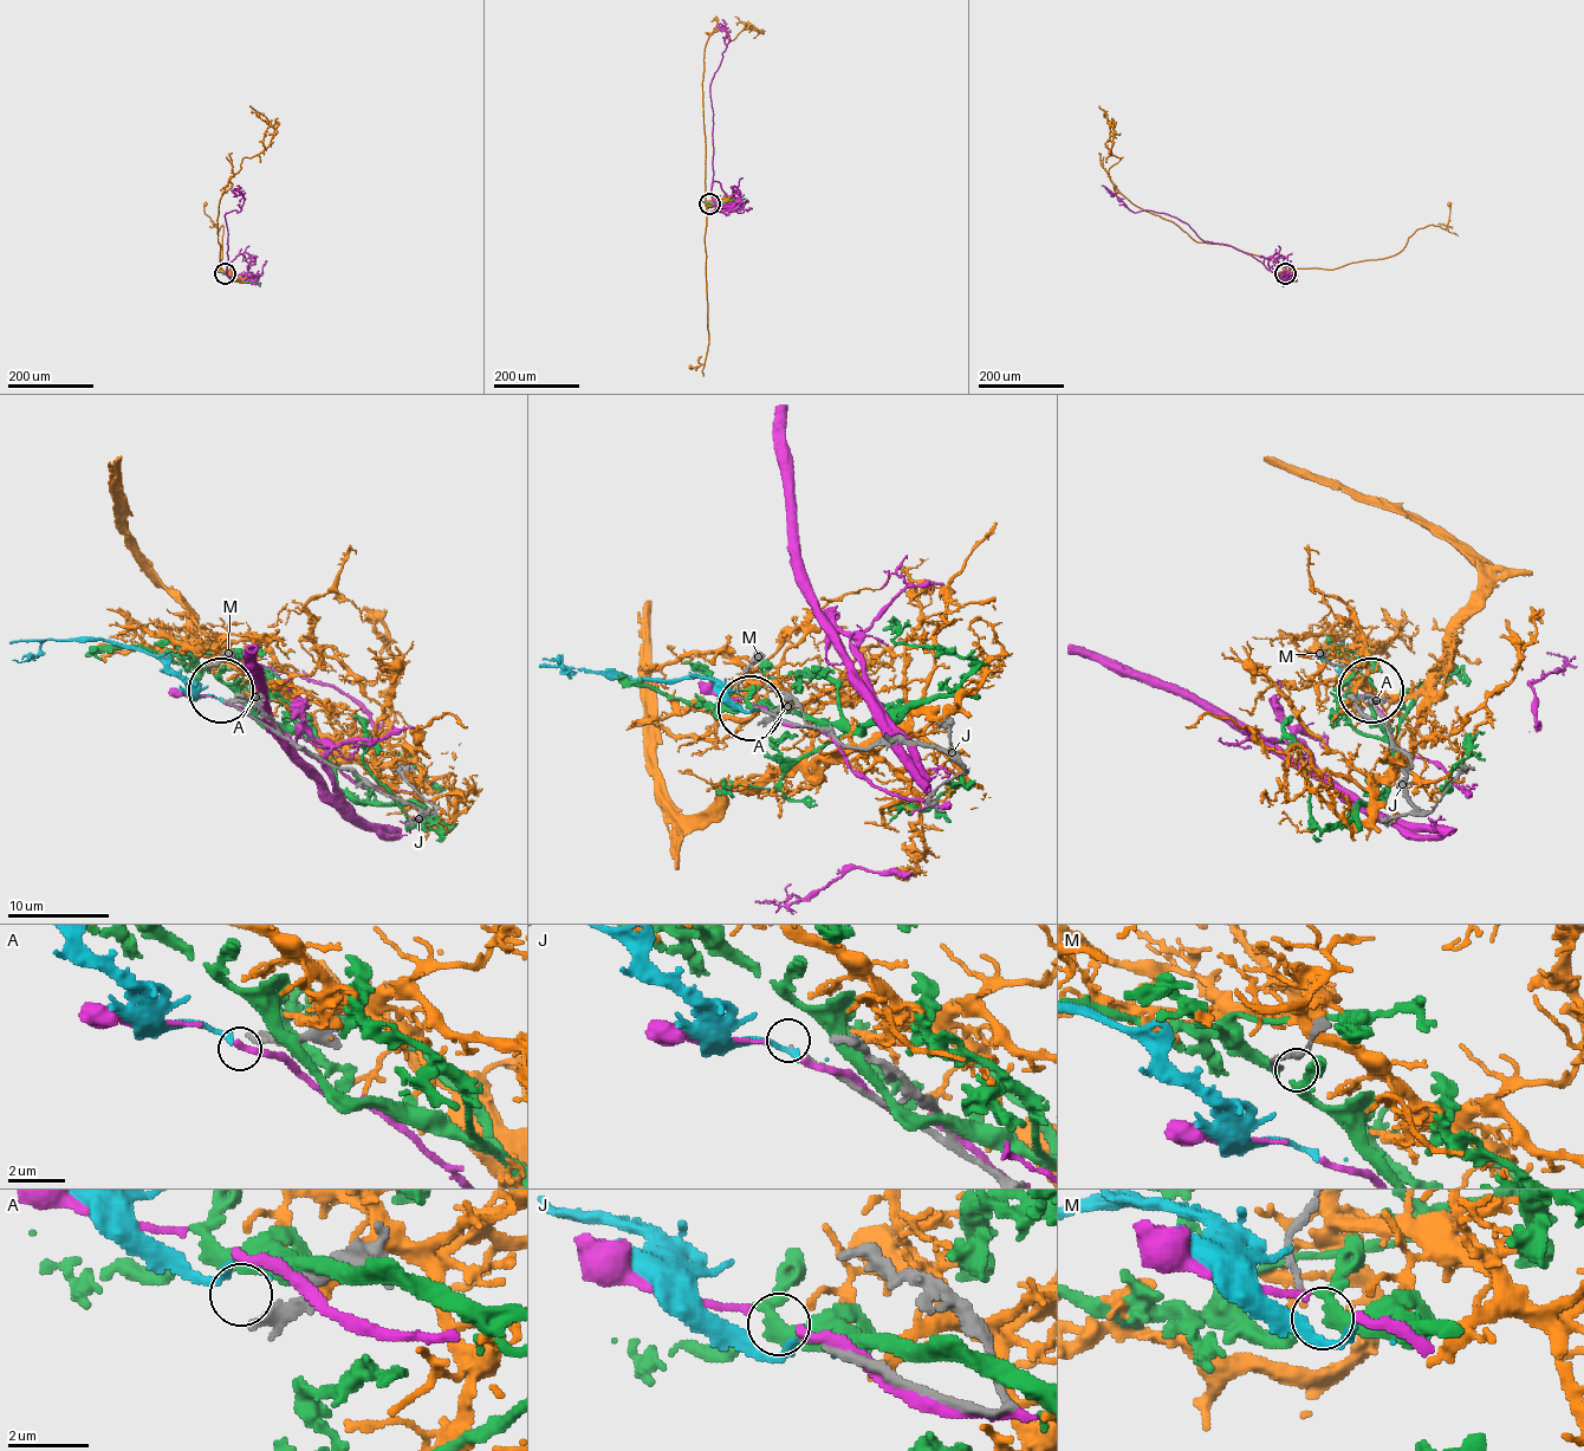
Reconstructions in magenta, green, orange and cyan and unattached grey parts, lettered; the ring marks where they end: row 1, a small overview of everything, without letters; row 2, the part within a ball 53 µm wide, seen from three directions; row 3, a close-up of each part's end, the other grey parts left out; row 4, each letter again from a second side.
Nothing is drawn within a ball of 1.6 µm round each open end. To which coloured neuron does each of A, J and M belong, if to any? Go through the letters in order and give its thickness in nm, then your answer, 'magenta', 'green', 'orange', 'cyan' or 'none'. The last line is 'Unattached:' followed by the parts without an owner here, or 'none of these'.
A: calibre 360 nm; cyan
J: calibre 170 nm; none
M: calibre 140 nm; none
Unattached: J, M

